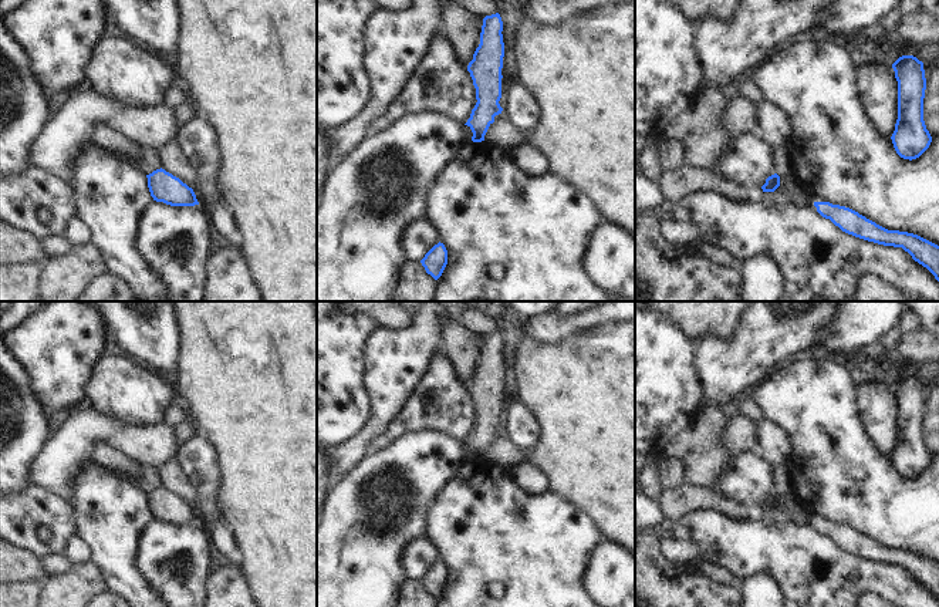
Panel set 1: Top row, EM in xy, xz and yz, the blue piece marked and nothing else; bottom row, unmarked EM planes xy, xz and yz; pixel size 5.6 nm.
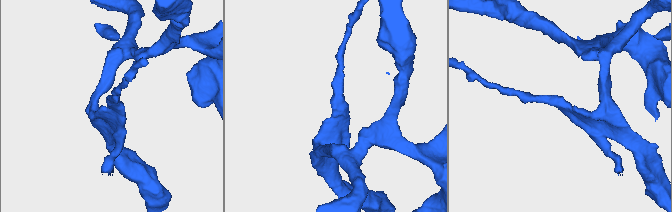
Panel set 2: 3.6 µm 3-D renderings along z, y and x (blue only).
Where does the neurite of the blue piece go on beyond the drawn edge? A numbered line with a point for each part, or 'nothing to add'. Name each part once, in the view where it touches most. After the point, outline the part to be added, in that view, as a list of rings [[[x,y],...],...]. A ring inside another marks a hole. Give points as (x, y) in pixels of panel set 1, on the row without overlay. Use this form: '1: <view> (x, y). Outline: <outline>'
nothing to add

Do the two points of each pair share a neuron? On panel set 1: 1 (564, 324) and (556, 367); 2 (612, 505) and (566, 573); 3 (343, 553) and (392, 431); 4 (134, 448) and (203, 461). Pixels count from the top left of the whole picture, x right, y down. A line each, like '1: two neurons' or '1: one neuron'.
1: two neurons
2: two neurons
3: two neurons
4: two neurons

